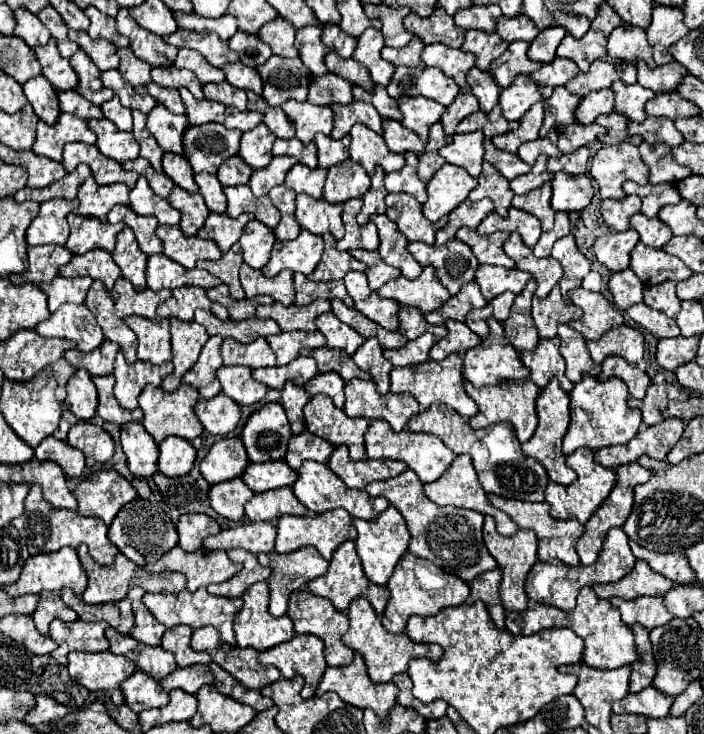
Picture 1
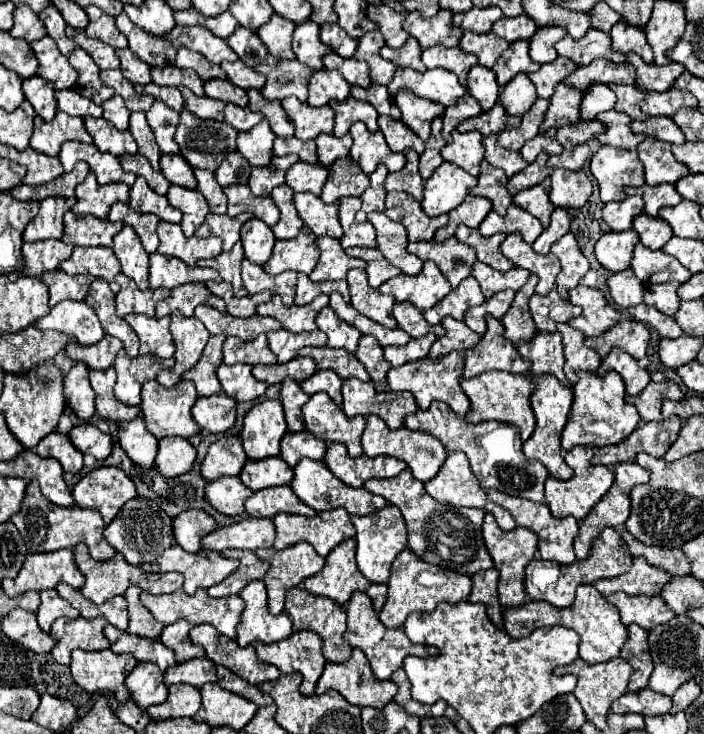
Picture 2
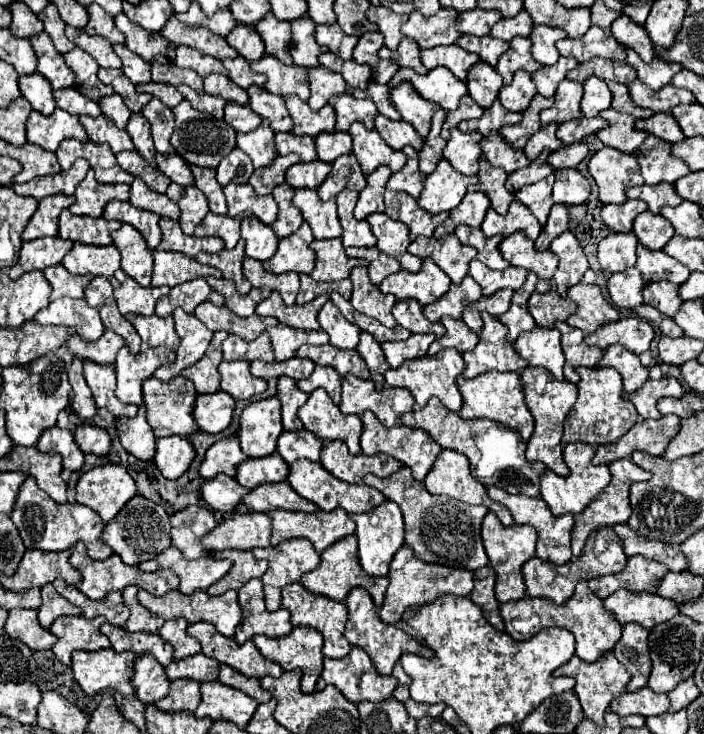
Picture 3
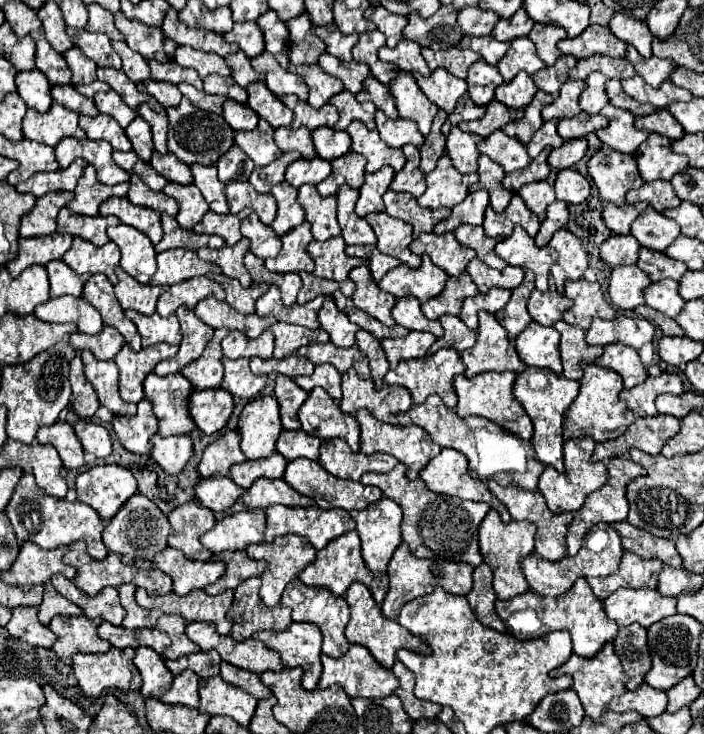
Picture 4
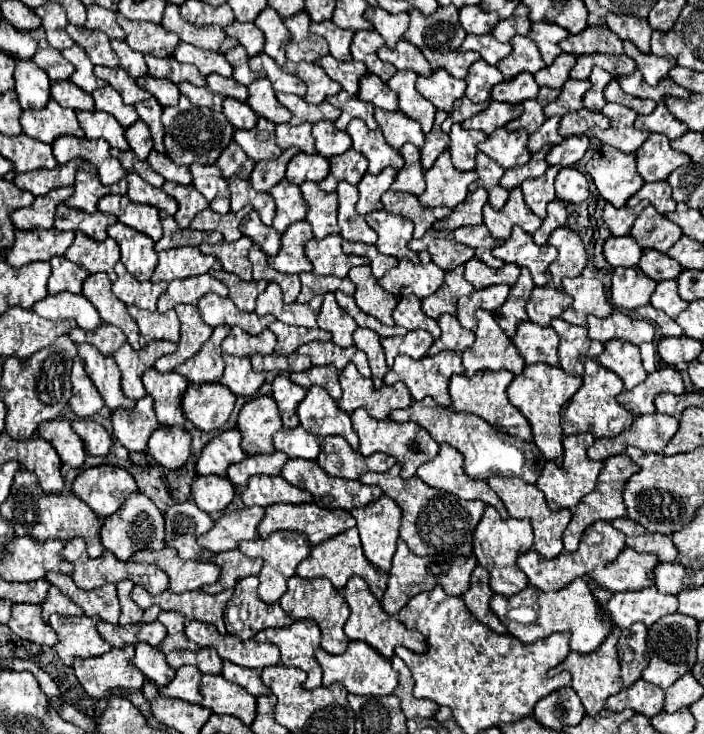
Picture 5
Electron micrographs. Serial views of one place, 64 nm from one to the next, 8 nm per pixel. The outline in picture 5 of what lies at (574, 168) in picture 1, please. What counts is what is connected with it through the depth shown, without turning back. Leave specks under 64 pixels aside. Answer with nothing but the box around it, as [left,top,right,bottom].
[546,134,588,166]

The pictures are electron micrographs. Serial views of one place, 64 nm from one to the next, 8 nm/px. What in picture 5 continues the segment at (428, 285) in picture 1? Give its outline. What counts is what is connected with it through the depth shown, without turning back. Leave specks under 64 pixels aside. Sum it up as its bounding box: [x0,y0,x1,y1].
[378,250,444,300]

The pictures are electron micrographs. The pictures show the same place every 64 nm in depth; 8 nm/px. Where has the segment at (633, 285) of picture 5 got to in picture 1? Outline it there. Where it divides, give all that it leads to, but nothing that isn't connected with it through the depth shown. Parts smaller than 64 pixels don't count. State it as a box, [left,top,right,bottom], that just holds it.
[608,270,644,310]

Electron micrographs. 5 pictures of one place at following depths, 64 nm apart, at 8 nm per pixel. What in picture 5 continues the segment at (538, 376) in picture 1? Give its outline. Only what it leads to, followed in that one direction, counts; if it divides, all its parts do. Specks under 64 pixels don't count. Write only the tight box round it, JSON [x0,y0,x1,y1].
[512,320,558,366]

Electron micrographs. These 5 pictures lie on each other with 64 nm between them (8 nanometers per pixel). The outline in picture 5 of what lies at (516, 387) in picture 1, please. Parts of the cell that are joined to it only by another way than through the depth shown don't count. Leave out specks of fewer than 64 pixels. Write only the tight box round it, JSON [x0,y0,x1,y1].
[450,370,532,440]

